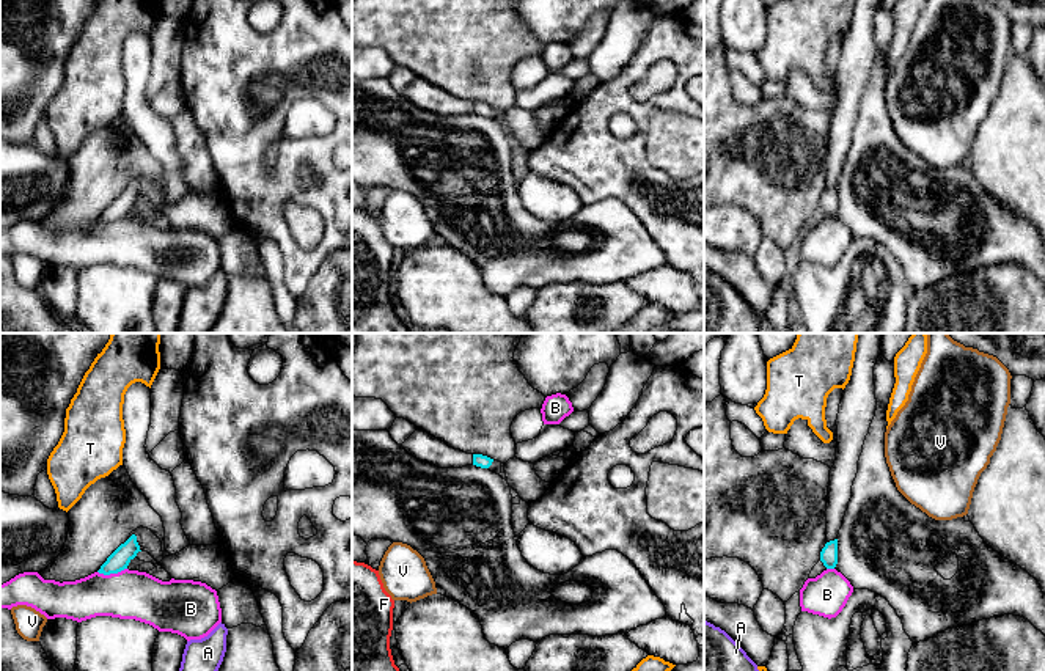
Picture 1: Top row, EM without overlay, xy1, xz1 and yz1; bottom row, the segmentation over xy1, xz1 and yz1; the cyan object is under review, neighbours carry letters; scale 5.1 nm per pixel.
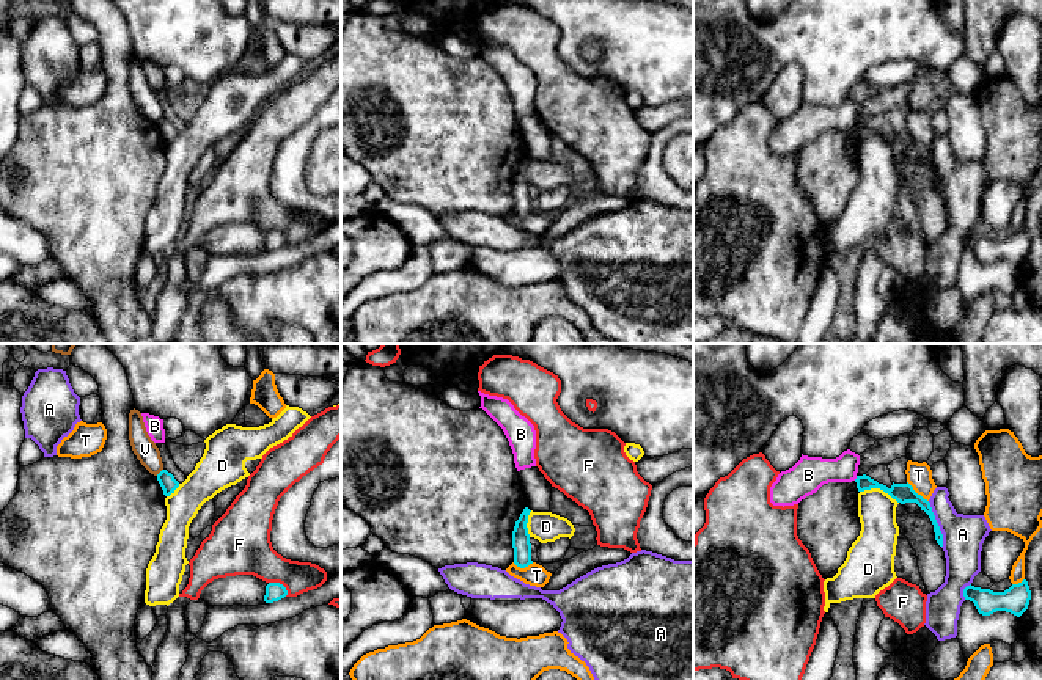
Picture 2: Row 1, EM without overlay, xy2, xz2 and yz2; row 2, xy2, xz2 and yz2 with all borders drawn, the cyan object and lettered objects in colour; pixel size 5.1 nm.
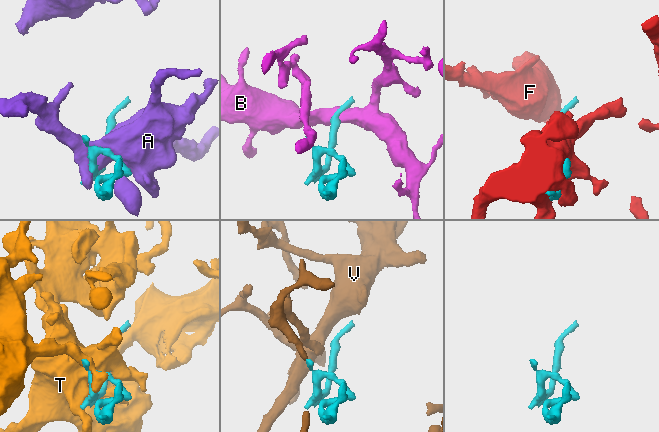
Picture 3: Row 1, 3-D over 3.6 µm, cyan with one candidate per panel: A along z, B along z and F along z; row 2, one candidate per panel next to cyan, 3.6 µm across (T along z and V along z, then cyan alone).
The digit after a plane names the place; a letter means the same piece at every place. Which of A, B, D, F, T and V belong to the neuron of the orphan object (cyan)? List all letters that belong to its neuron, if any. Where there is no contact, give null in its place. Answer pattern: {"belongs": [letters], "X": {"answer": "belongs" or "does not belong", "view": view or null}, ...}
{"belongs": [], "A": {"answer": "does not belong", "view": "yz2"}, "B": {"answer": "does not belong", "view": "xy1"}, "D": {"answer": "does not belong", "view": "yz2"}, "F": {"answer": "does not belong", "view": "xy2"}, "T": {"answer": "does not belong", "view": "yz2"}, "V": {"answer": "does not belong", "view": "xy2"}}

